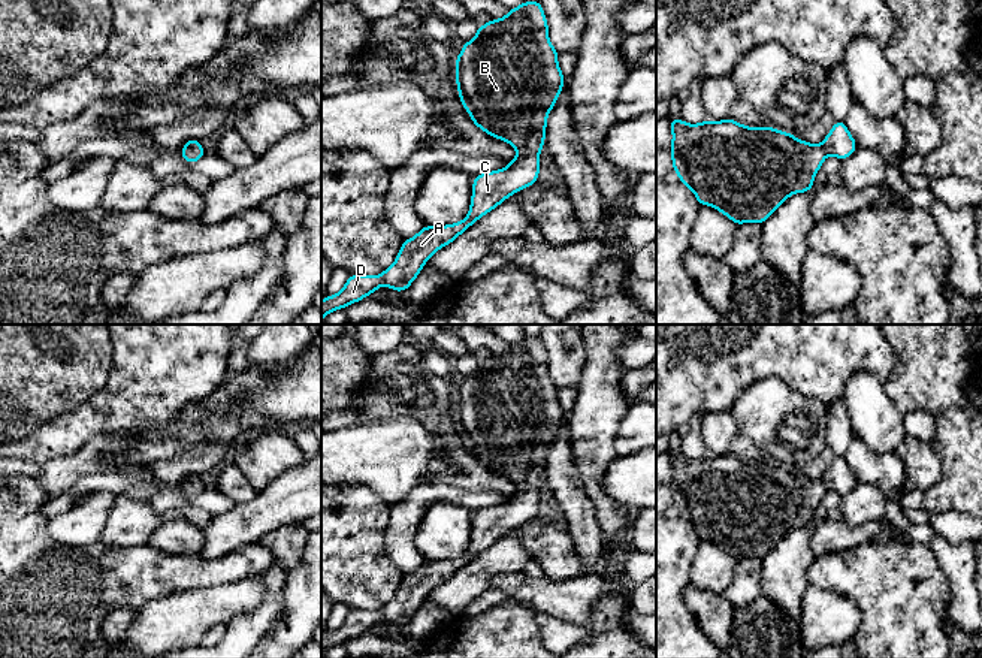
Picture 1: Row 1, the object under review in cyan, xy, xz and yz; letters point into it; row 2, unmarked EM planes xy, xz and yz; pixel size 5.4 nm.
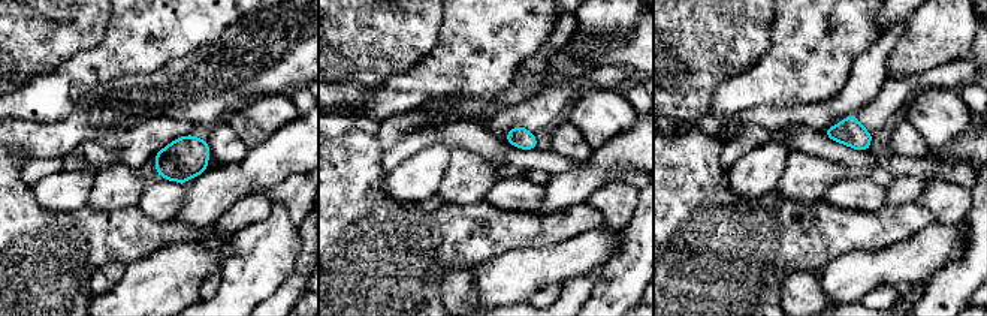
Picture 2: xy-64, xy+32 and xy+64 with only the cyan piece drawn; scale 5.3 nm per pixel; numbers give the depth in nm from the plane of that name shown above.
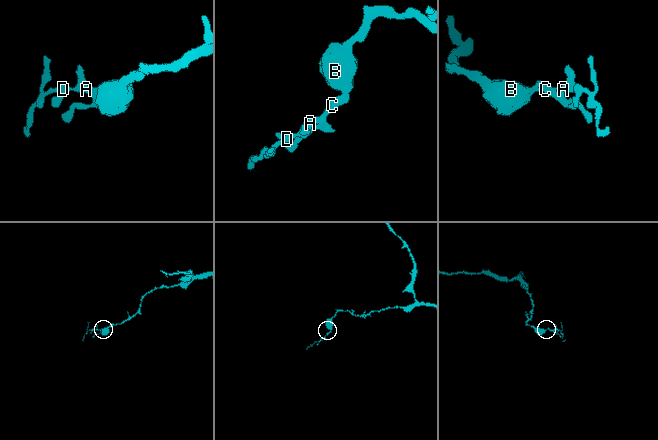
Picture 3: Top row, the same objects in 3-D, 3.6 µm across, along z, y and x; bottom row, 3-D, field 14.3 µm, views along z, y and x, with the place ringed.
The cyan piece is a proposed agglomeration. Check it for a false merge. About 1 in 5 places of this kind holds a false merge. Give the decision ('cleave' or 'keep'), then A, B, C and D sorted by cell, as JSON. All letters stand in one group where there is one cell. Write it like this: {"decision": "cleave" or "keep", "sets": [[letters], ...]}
{"decision": "keep", "sets": [["A", "B", "C", "D"]]}

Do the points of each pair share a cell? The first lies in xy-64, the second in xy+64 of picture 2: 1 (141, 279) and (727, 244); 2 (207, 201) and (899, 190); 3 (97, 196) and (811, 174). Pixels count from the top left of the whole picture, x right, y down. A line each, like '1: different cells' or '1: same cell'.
1: different cells
2: same cell
3: same cell

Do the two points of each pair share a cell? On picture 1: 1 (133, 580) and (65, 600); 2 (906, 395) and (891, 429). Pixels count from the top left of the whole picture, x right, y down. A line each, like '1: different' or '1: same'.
1: same
2: different

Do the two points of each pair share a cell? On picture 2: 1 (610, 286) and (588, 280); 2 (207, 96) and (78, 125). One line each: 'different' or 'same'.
1: different
2: same

